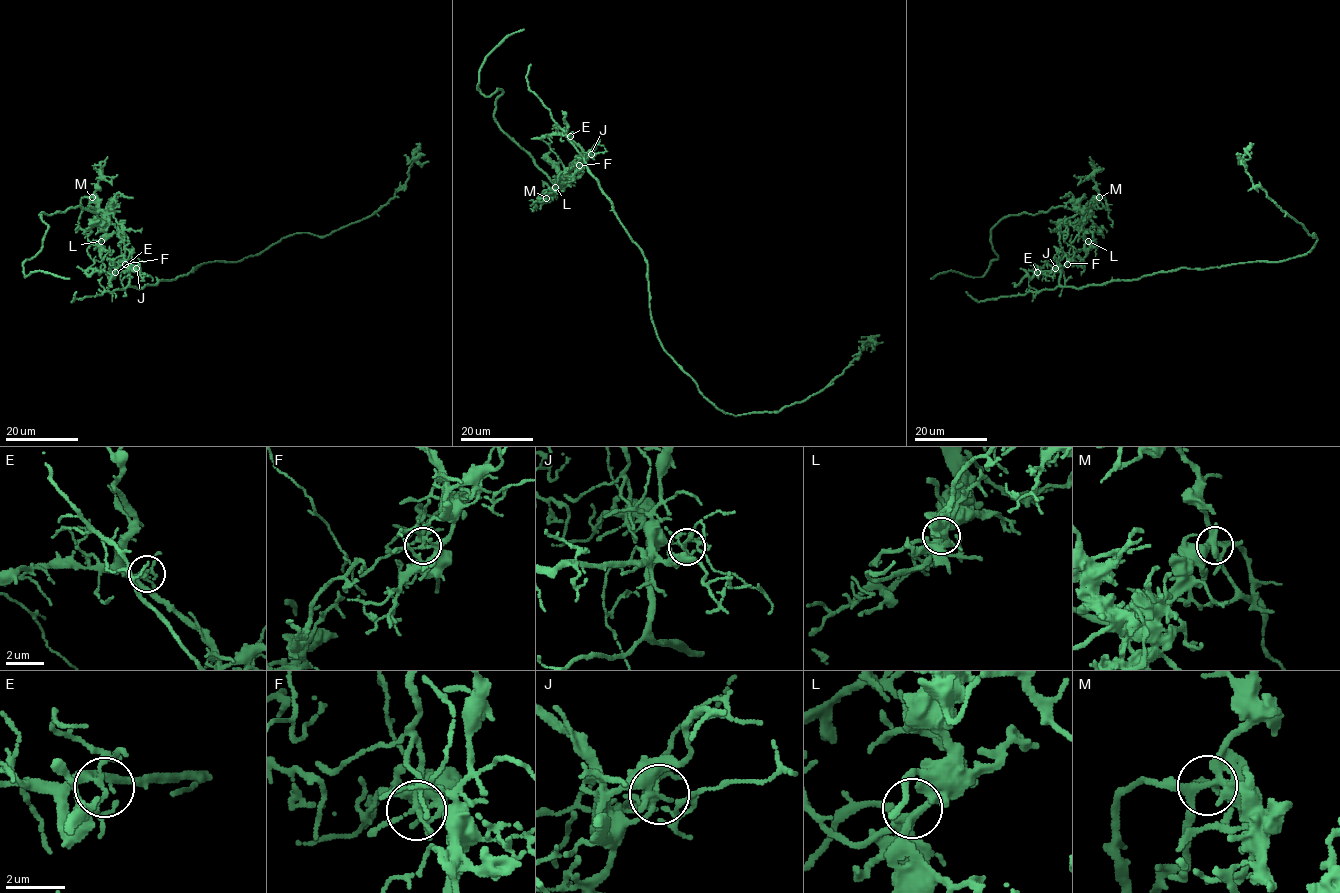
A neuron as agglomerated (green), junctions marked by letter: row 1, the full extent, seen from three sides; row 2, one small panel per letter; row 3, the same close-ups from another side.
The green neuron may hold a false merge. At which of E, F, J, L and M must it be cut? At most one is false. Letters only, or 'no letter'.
F

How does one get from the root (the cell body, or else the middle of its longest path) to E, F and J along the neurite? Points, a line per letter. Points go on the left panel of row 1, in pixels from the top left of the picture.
E: (172, 280), (161, 280), (155, 284), (137, 288), (129, 283), (129, 271), (115, 272)
F: (172, 280), (161, 280), (141, 288), (132, 287), (130, 266), (125, 263)
J: (172, 280), (161, 280), (141, 288), (132, 287), (129, 270), (136, 268)

